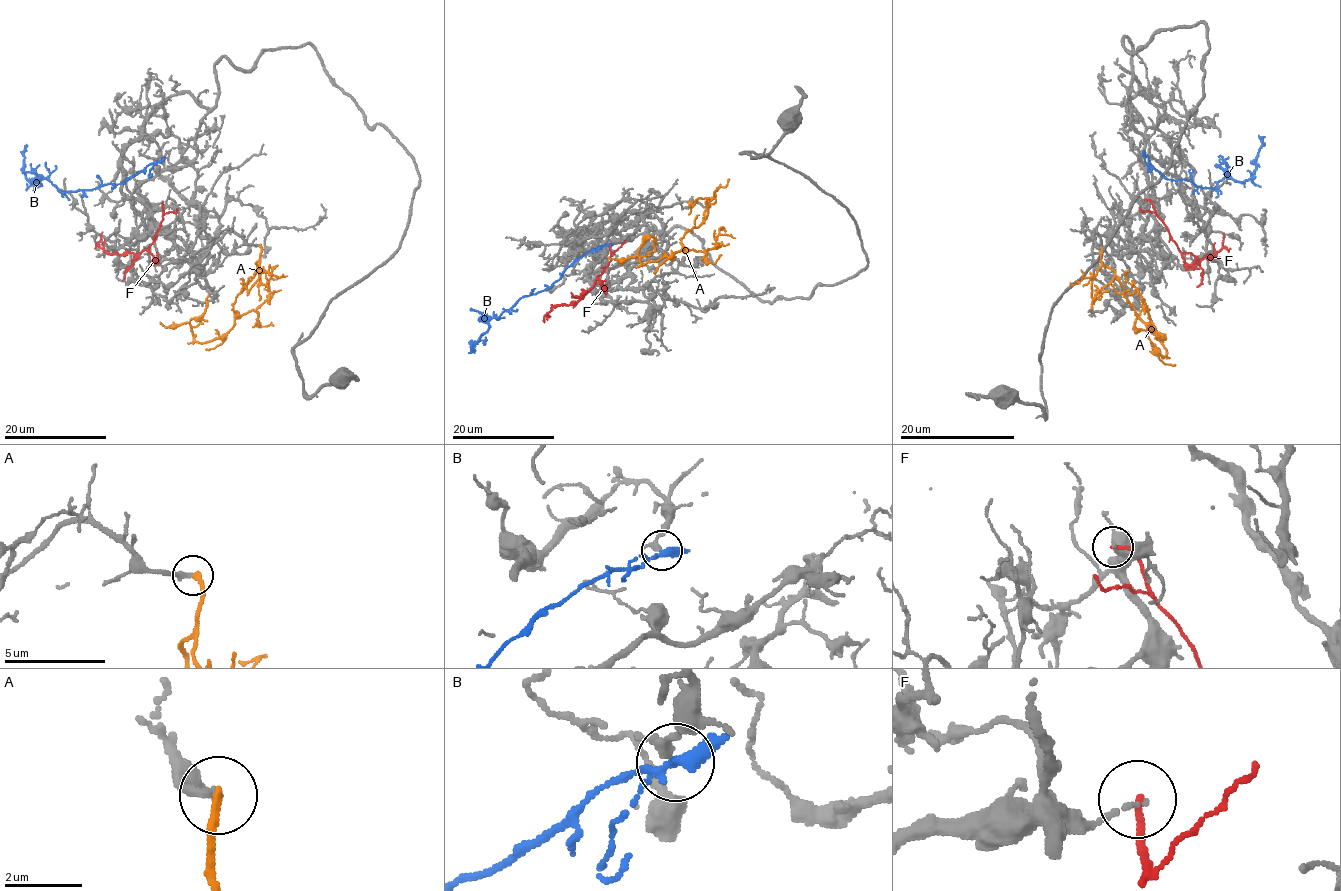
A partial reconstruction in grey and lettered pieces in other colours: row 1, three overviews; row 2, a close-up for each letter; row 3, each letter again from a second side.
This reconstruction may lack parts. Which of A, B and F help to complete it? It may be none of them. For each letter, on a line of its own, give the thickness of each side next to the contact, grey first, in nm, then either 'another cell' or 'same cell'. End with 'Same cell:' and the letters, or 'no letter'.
A: 200/200 nm | same cell
B: 280/240 nm | another cell
F: 120/170 nm | another cell
Same cell: A

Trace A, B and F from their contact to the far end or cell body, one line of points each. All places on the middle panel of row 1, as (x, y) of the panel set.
A: (707, 207), (705, 220), (683, 236), (683, 248), (642, 264), (638, 251), (650, 236), (653, 250)
B: (606, 244), (569, 266), (547, 289), (522, 296), (491, 318), (475, 347)
F: (610, 245), (610, 260), (590, 289), (579, 300), (568, 305), (555, 305), (546, 314), (550, 317)

